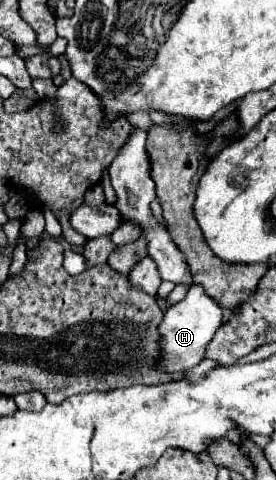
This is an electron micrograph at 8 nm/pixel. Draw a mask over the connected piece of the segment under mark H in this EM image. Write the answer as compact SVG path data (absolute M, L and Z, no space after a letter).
M192 283L188 289L186 297L172 305L164 313L164 321L160 323L160 351L162 351L162 361L160 369L162 371L188 371L196 367L206 351L208 341L214 337L216 329L222 325L222 307L210 299L202 287Z

